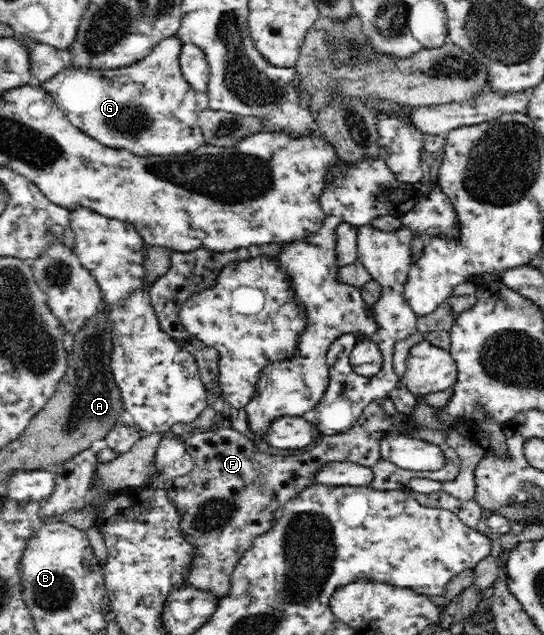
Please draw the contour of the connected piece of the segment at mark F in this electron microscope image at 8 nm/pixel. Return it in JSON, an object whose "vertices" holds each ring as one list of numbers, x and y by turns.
{"vertices":[[389,396,378,397,365,406,365,410,347,432,320,435,319,446,297,456,269,456,264,449,232,428,218,427,212,431,189,434,183,438,185,448,193,457,195,468,186,476,173,479,169,492,177,504,185,504,185,532,193,536,197,556,189,584,218,597,229,592,232,572,239,559,251,549,253,542,268,532,277,516,301,490,313,484,327,463,355,463,373,470,370,488,375,490,408,490,413,478,427,478,449,482,459,476,460,458,446,442,449,430,419,427,409,434,426,440,442,450,445,464,437,472,411,472,398,468,392,461,380,458,380,444,391,430,401,426,407,414,401,414]]}

